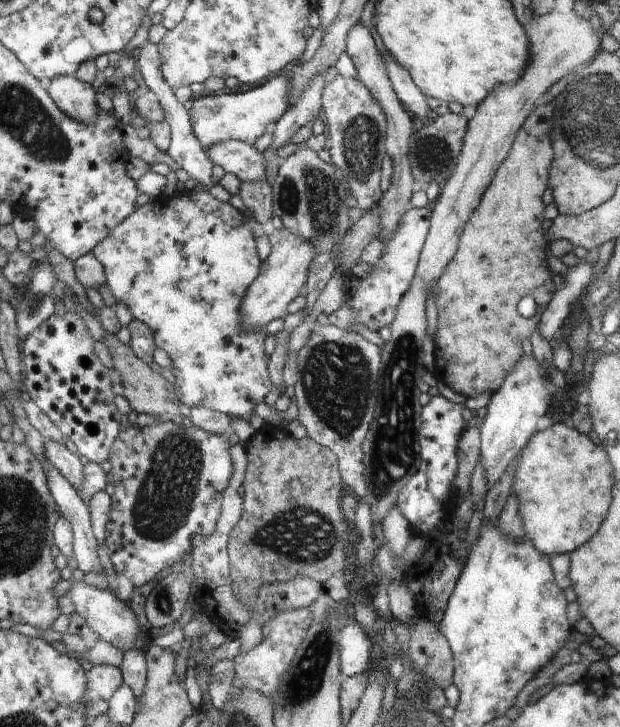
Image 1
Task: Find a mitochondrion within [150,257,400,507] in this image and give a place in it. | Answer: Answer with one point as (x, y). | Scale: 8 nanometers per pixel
(337, 379)

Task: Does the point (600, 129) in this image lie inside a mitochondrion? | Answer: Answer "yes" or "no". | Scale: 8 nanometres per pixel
yes

